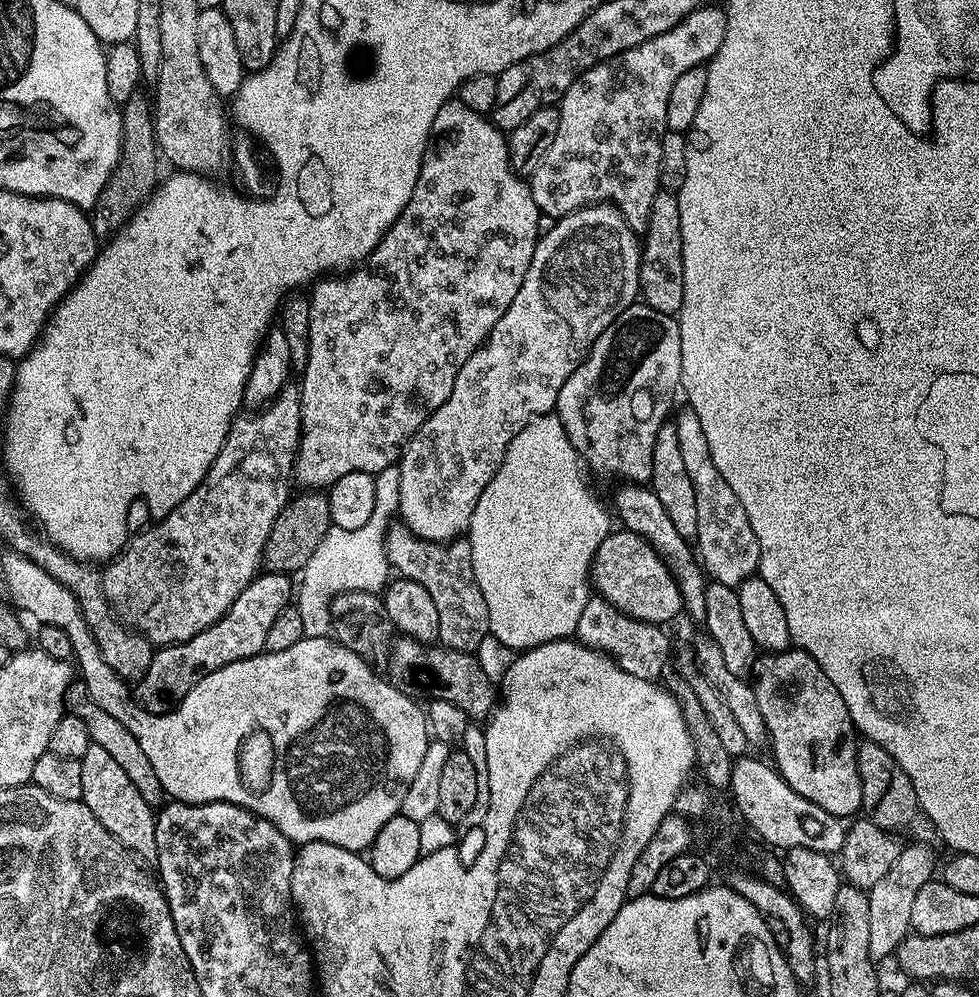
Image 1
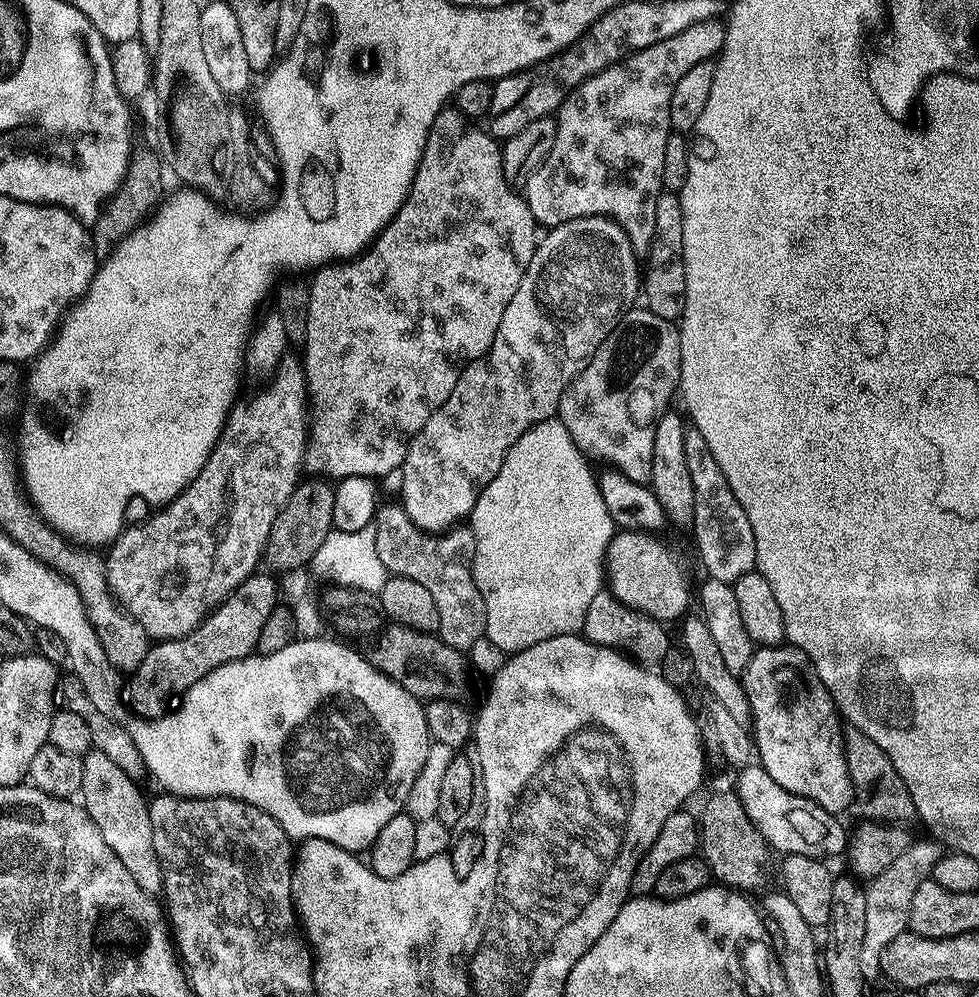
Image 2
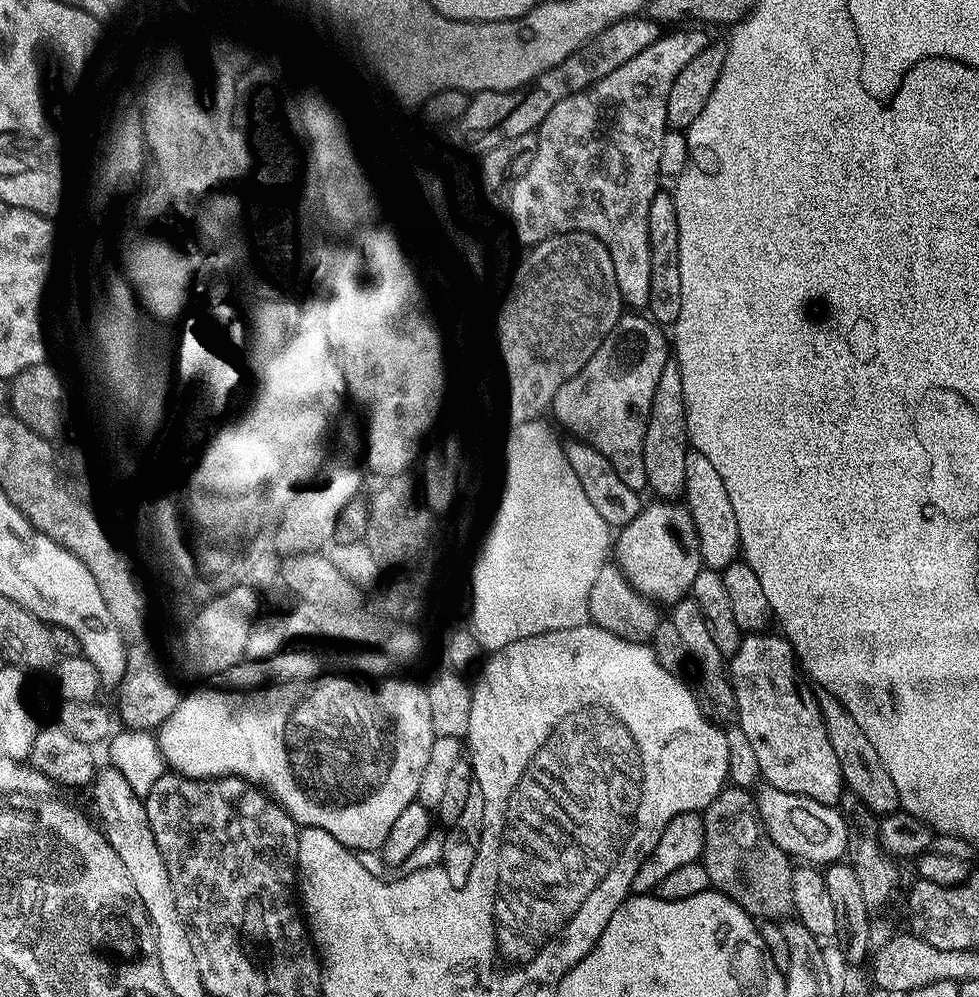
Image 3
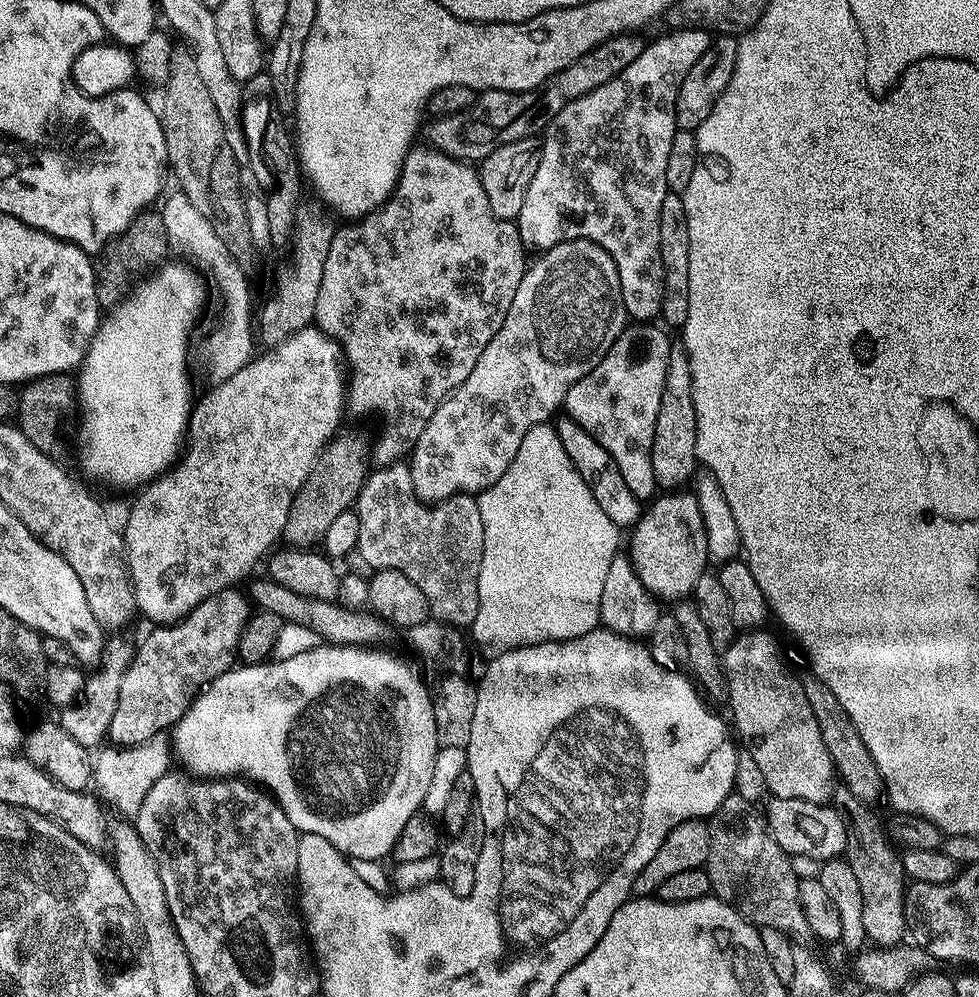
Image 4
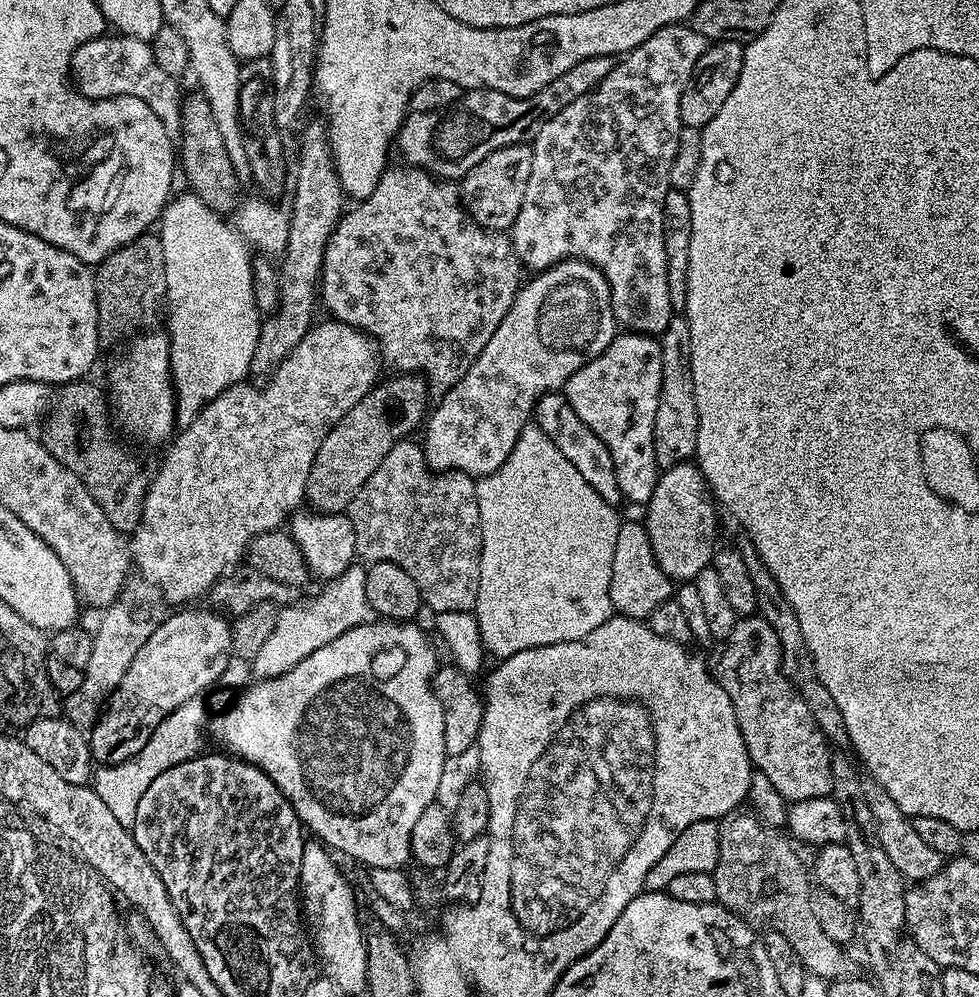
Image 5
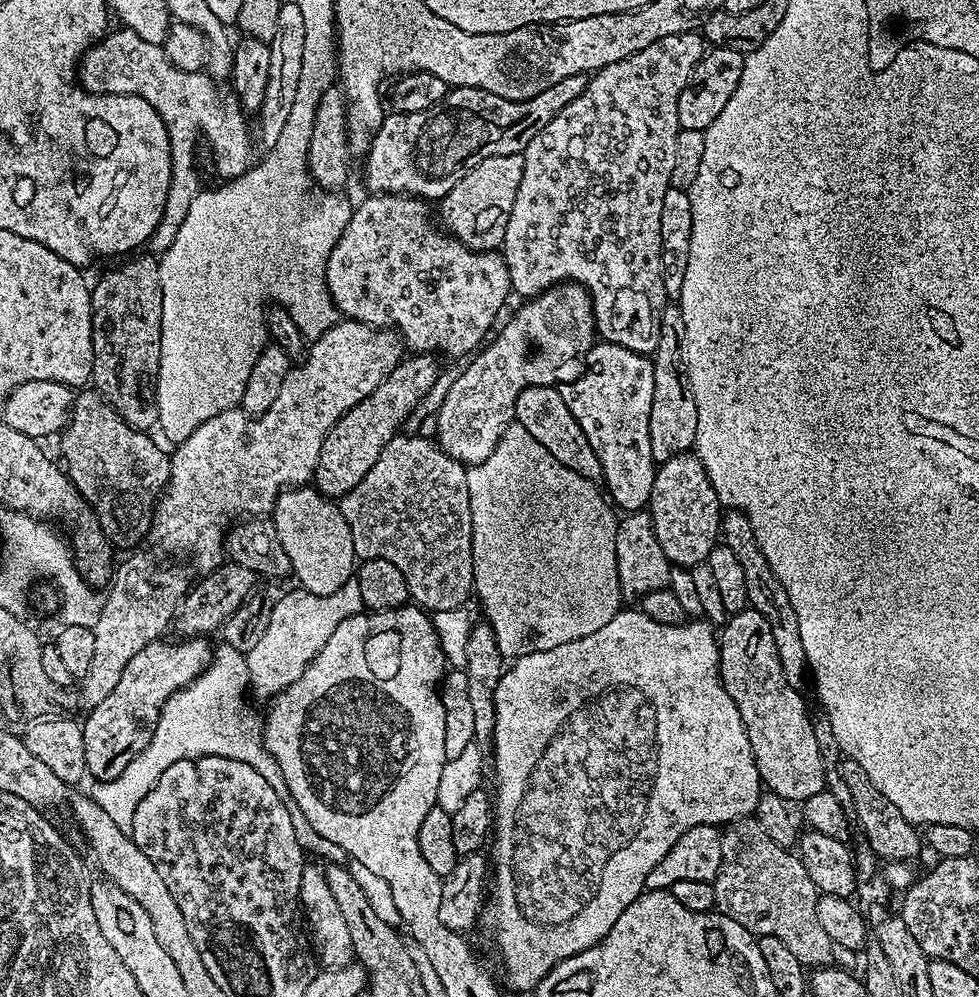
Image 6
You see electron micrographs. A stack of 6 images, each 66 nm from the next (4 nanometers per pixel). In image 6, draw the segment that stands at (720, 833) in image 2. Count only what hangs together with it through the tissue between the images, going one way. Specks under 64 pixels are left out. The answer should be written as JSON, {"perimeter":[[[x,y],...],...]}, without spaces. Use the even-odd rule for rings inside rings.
{"perimeter":[[[741,818],[732,821],[722,832],[722,866],[718,877],[718,908],[738,926],[751,932],[753,936],[773,936],[780,939],[798,958],[805,969],[815,970],[833,963],[834,945],[832,939],[822,930],[818,923],[816,897],[818,893],[814,882],[810,882],[810,874],[806,874],[806,866],[800,861],[795,851],[778,846],[758,826],[755,819]]]}

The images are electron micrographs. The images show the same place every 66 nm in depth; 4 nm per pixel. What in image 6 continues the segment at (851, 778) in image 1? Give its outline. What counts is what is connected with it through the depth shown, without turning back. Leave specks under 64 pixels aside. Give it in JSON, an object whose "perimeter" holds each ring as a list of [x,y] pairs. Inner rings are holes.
{"perimeter":[[[751,606],[731,613],[719,629],[718,643],[720,681],[724,684],[726,694],[734,698],[742,726],[746,726],[746,738],[750,738],[750,750],[754,750],[754,762],[758,766],[761,785],[789,802],[803,802],[825,791],[824,765],[817,739],[814,738],[814,727],[811,726],[810,708],[804,705],[800,697],[801,689],[790,686],[790,682],[786,682],[786,674],[782,674],[782,666],[778,662],[778,646],[774,646],[774,634],[770,634],[766,618],[762,618],[762,614],[758,614],[758,610]]]}

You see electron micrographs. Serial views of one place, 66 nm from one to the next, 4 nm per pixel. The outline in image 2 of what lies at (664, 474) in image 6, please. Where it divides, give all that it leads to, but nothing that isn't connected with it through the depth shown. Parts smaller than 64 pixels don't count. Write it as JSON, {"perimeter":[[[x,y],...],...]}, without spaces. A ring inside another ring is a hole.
{"perimeter":[[[620,530],[613,535],[606,557],[606,584],[621,602],[661,622],[679,621],[689,611],[688,603],[694,600],[694,588],[688,585],[688,576],[679,558],[668,549],[666,541],[648,530]]]}

